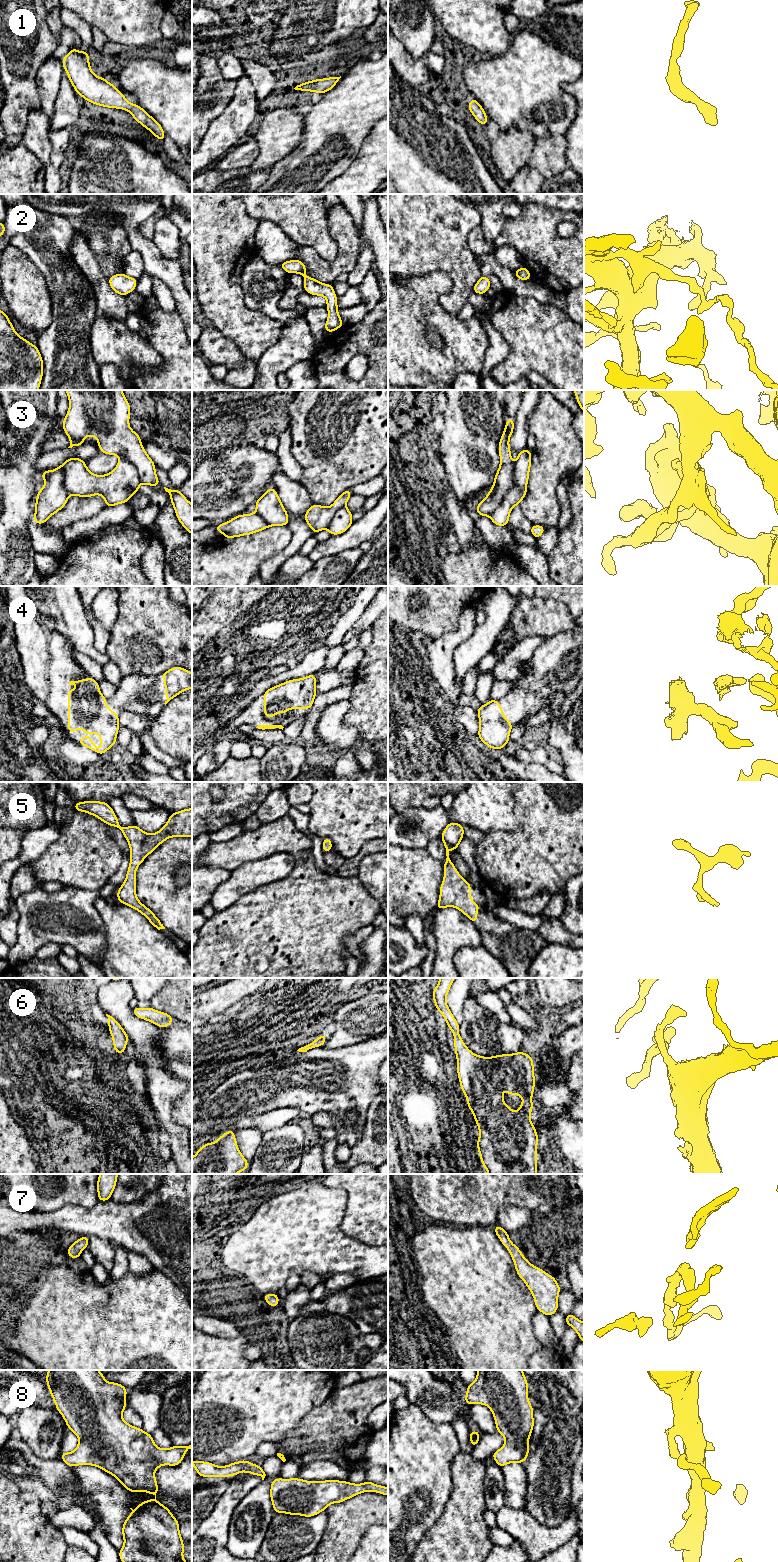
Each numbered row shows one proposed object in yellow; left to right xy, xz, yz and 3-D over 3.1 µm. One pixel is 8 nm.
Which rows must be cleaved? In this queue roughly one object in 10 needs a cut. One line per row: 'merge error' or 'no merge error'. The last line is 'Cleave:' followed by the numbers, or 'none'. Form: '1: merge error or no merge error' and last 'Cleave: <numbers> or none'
1: no merge error
2: no merge error
3: no merge error
4: no merge error
5: no merge error
6: no merge error
7: no merge error
8: no merge error
Cleave: none

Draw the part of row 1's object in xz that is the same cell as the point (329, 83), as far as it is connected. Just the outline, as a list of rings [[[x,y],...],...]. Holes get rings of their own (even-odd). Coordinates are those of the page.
[[[341,76],[315,79],[313,81],[307,81],[305,83],[299,84],[294,89],[303,92],[311,91],[324,94],[331,90],[337,84],[340,78]]]

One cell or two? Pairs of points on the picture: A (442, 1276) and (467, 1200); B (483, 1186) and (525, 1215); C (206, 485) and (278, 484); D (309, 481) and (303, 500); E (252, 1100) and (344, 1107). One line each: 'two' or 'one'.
A: two
B: two
C: two
D: two
E: one

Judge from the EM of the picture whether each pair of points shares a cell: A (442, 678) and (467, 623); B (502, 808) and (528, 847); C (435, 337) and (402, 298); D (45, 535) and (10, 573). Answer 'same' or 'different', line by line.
A: same
B: different
C: same
D: same

